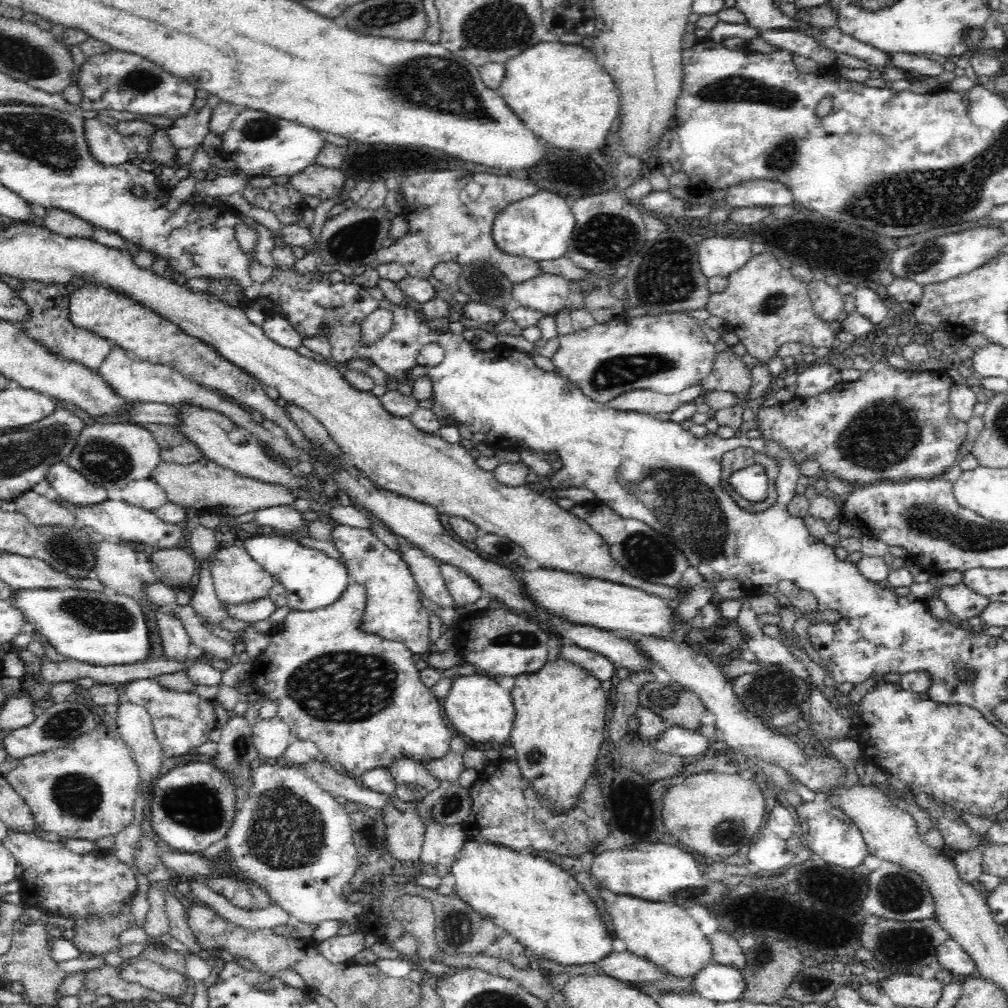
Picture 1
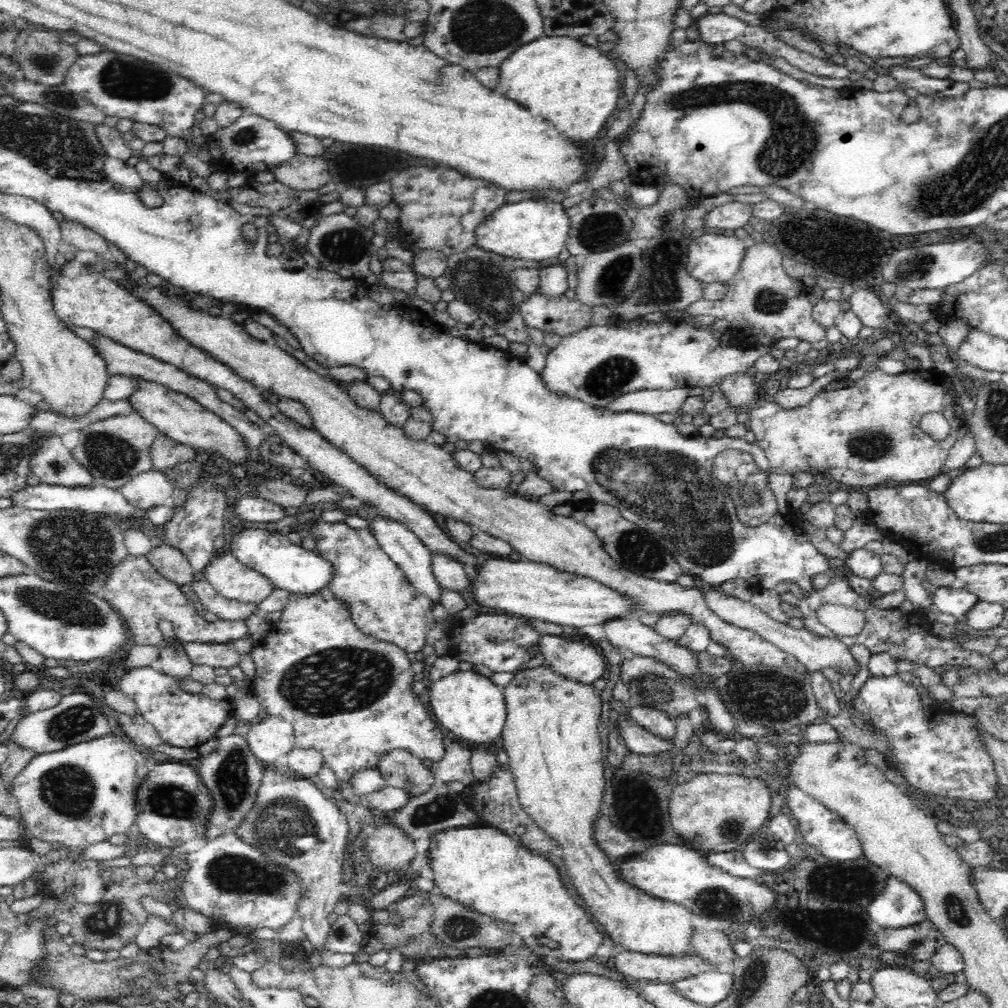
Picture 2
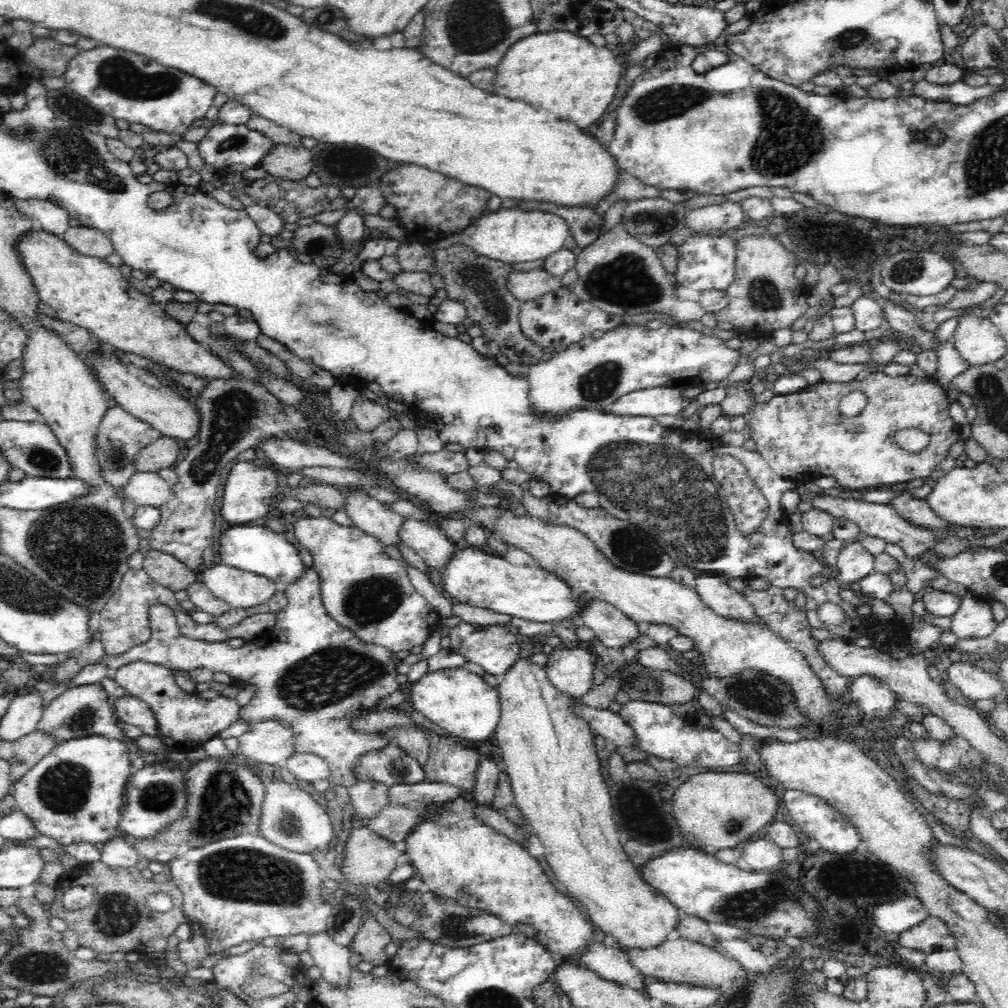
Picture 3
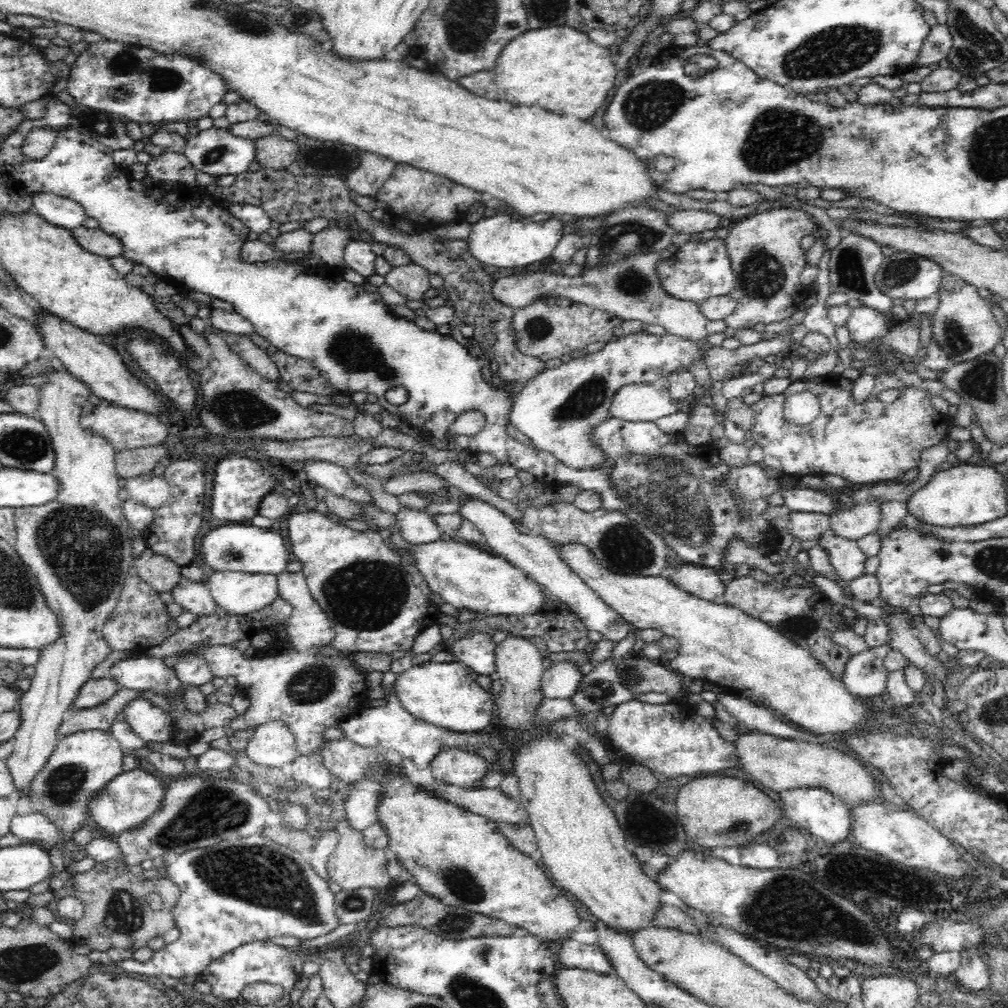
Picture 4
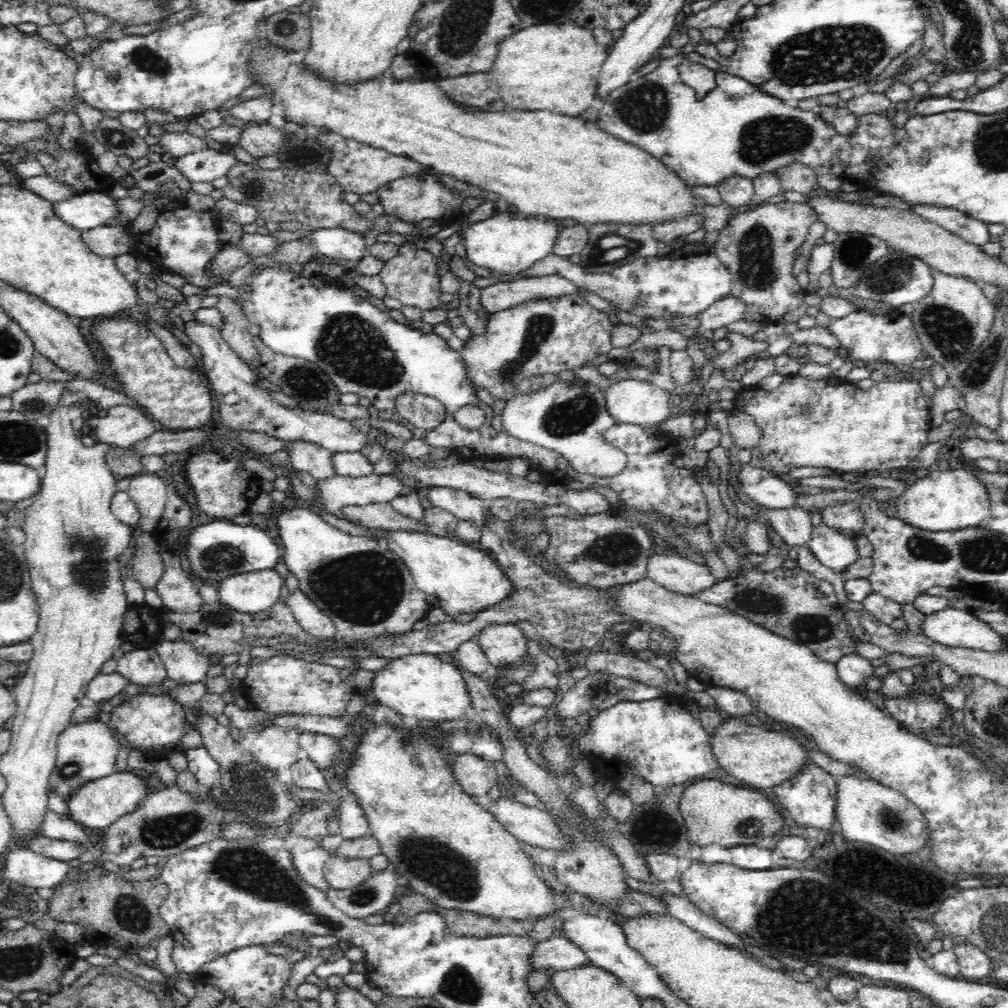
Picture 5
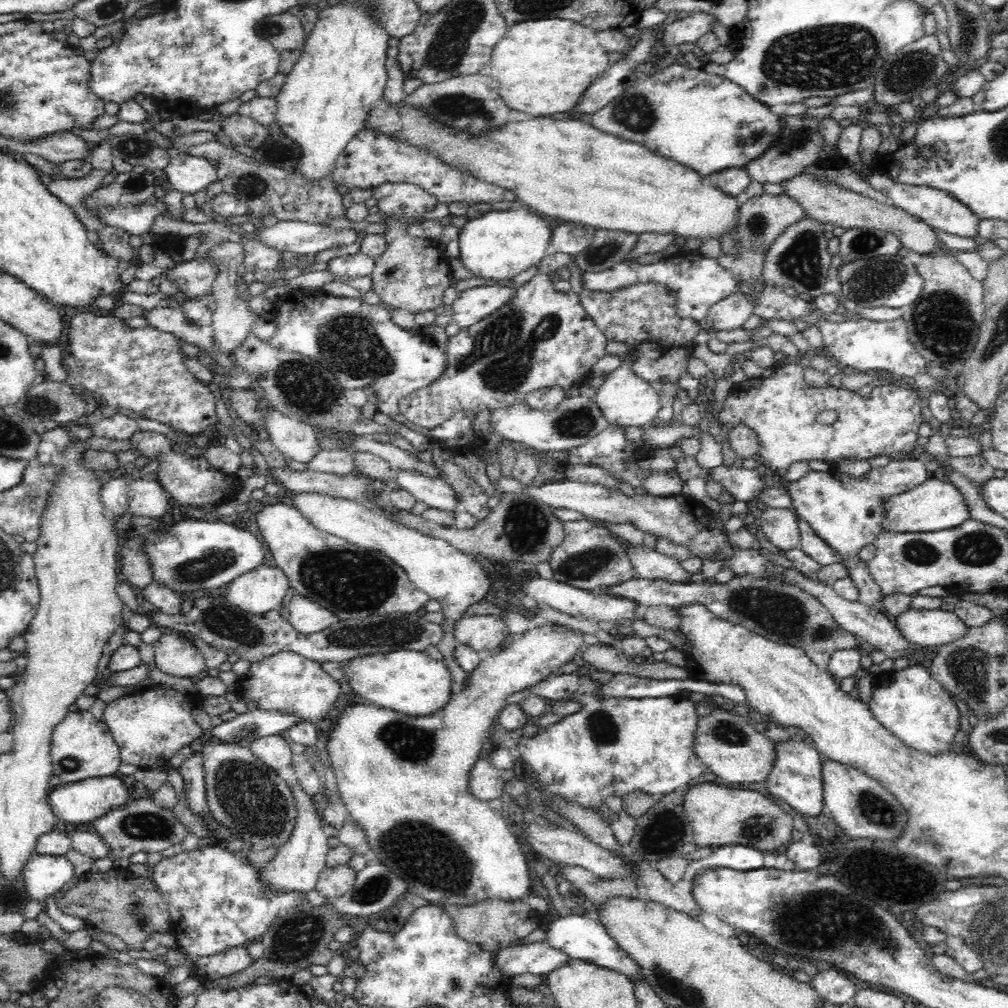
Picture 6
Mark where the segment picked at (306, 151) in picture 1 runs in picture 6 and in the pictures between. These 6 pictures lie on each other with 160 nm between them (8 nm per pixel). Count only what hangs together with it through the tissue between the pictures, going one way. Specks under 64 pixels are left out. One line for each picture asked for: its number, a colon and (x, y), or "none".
2: (251, 144)
3: (234, 148)
4: (216, 151)
5: (206, 164)
6: (188, 174)

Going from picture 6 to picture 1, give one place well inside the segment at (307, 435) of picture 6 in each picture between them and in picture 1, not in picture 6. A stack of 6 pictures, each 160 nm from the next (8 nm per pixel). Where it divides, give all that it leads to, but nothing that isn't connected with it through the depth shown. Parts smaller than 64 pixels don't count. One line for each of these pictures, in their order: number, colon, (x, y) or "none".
1: (425, 569)
2: (402, 546)
3: (377, 519)
4: (333, 478)
5: (305, 456)

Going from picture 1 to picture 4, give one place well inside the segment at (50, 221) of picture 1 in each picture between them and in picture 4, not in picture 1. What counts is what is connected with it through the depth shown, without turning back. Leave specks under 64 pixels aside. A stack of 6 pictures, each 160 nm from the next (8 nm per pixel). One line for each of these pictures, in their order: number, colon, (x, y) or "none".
2: (75, 234)
3: (90, 242)
4: (96, 241)

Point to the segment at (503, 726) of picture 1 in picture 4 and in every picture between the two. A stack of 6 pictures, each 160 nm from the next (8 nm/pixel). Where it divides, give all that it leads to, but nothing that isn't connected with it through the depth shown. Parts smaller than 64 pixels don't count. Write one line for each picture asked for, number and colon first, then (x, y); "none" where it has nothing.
2: (469, 705)
3: (462, 703)
4: (446, 694)

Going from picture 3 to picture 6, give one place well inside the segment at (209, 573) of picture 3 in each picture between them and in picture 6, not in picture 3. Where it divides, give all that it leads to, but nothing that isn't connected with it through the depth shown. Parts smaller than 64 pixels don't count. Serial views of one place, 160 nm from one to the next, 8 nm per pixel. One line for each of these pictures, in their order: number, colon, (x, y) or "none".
4: (236, 592)
5: (248, 592)
6: (263, 589)

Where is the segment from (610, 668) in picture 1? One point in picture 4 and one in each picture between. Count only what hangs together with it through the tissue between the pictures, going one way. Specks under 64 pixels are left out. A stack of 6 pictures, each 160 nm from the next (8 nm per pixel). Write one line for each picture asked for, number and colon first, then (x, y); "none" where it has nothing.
2: (575, 660)
3: (569, 669)
4: (561, 680)

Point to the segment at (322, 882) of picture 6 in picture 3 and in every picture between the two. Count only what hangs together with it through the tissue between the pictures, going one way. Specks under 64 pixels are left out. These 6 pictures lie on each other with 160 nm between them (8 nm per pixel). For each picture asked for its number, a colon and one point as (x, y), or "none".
3: (368, 859)
4: (352, 864)
5: (341, 873)

